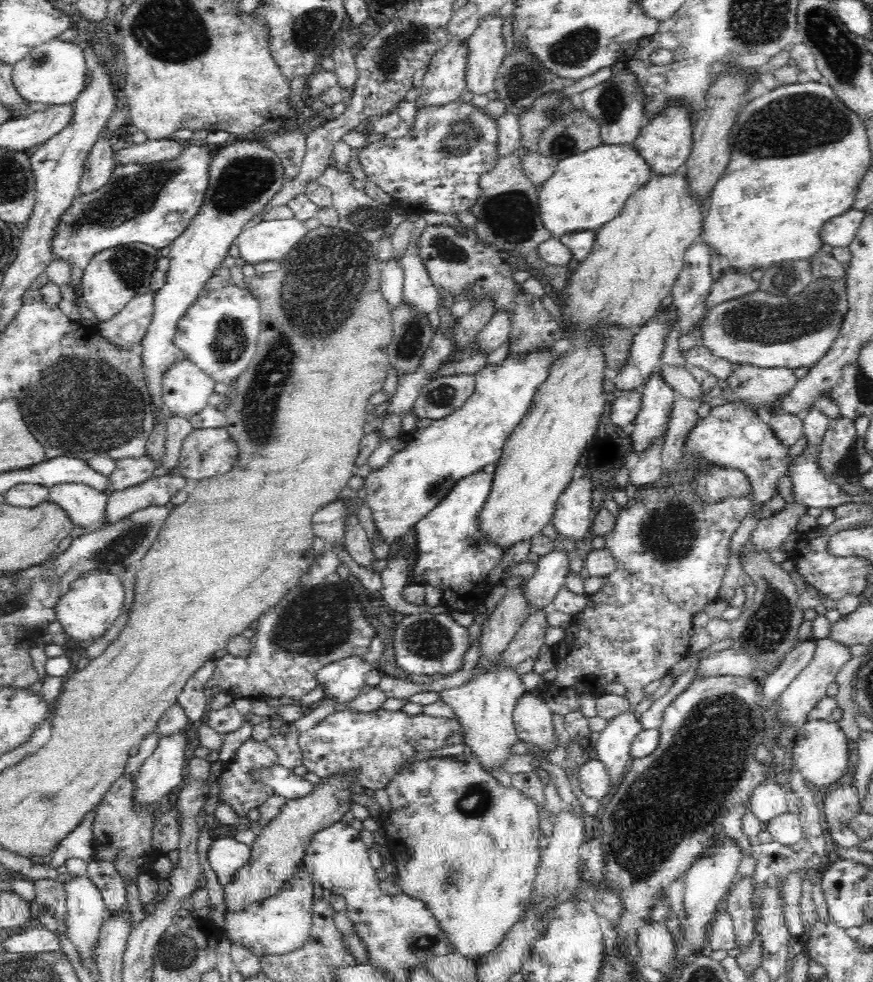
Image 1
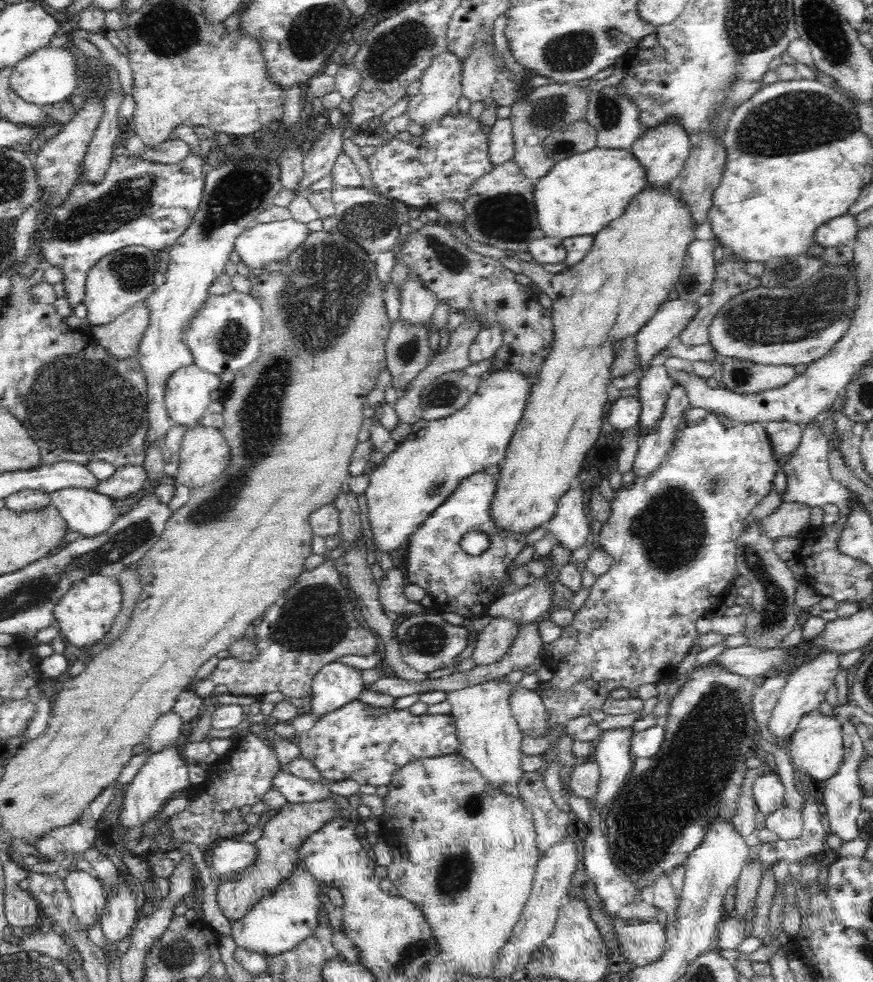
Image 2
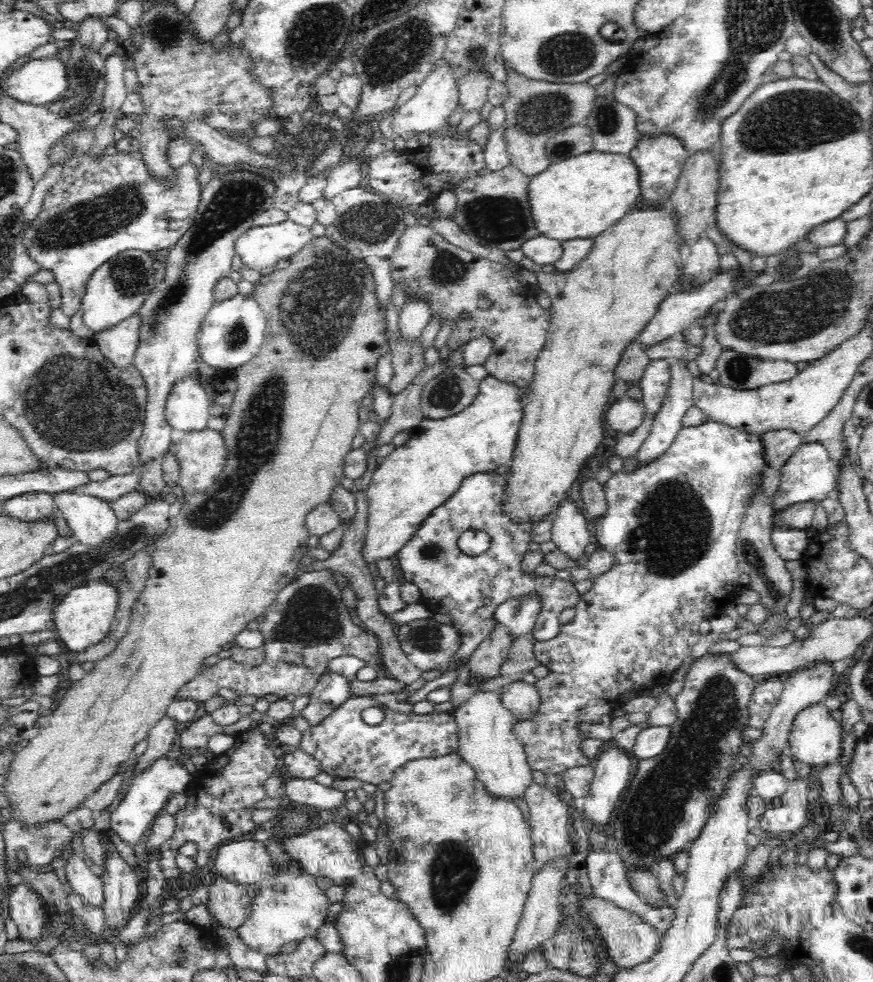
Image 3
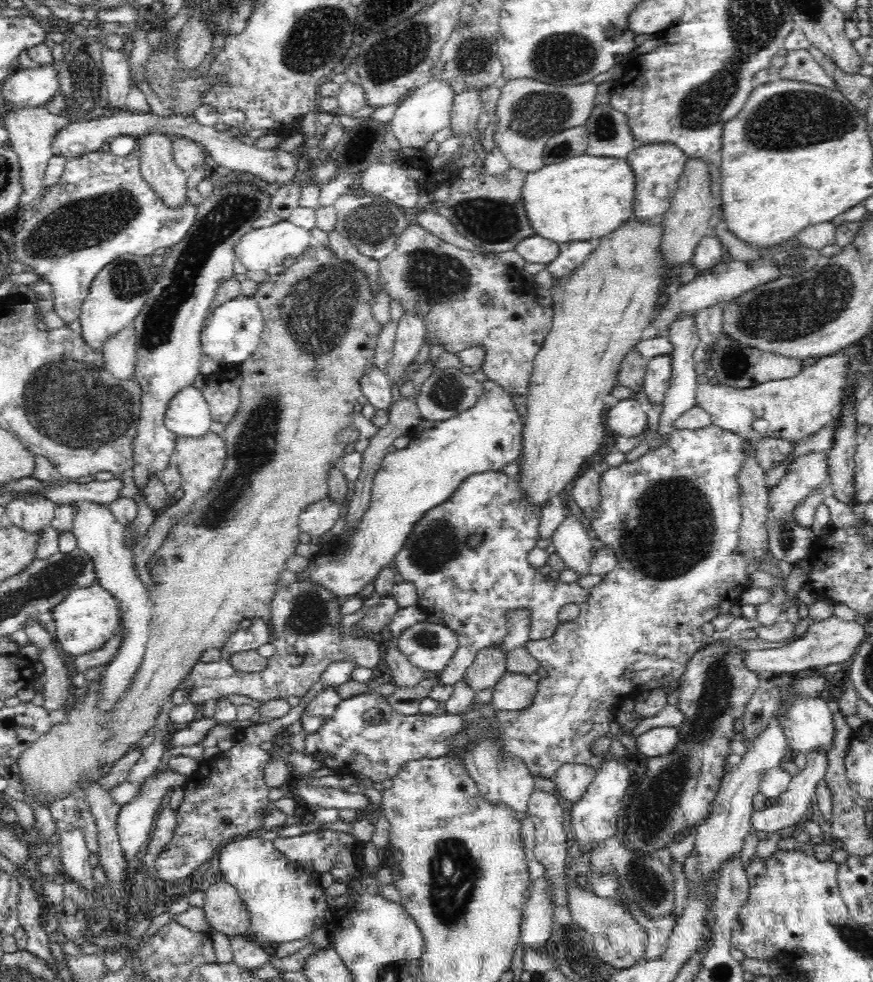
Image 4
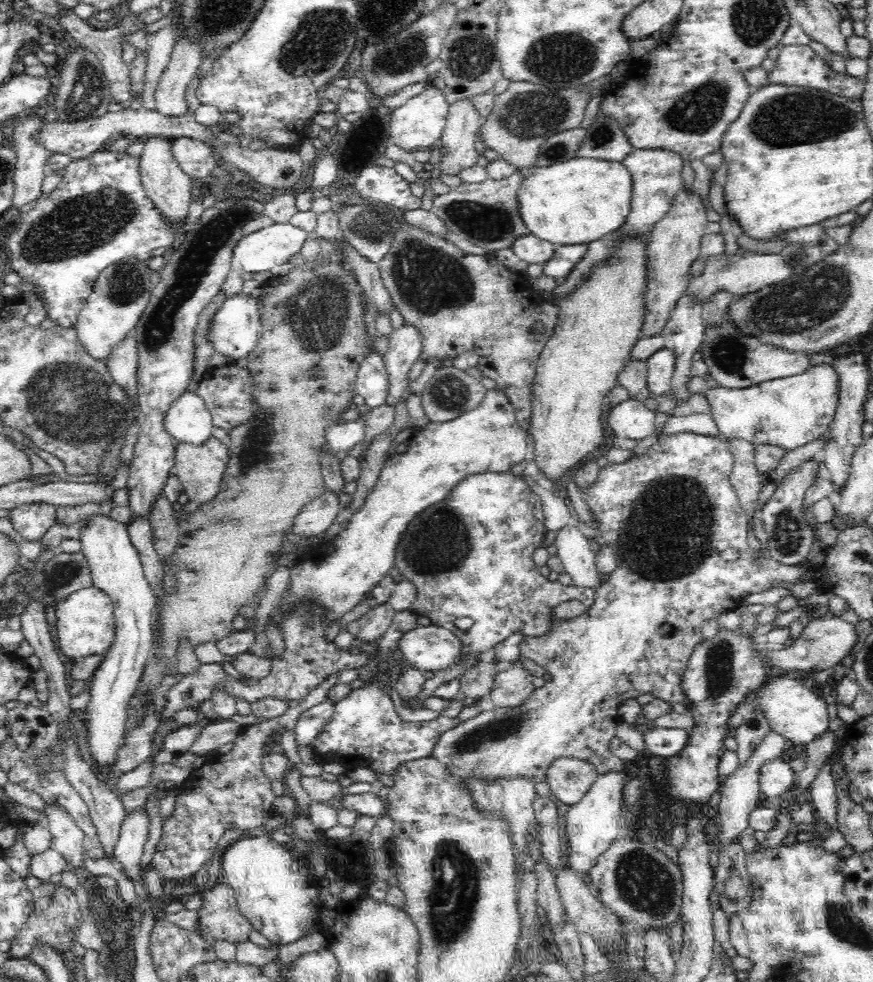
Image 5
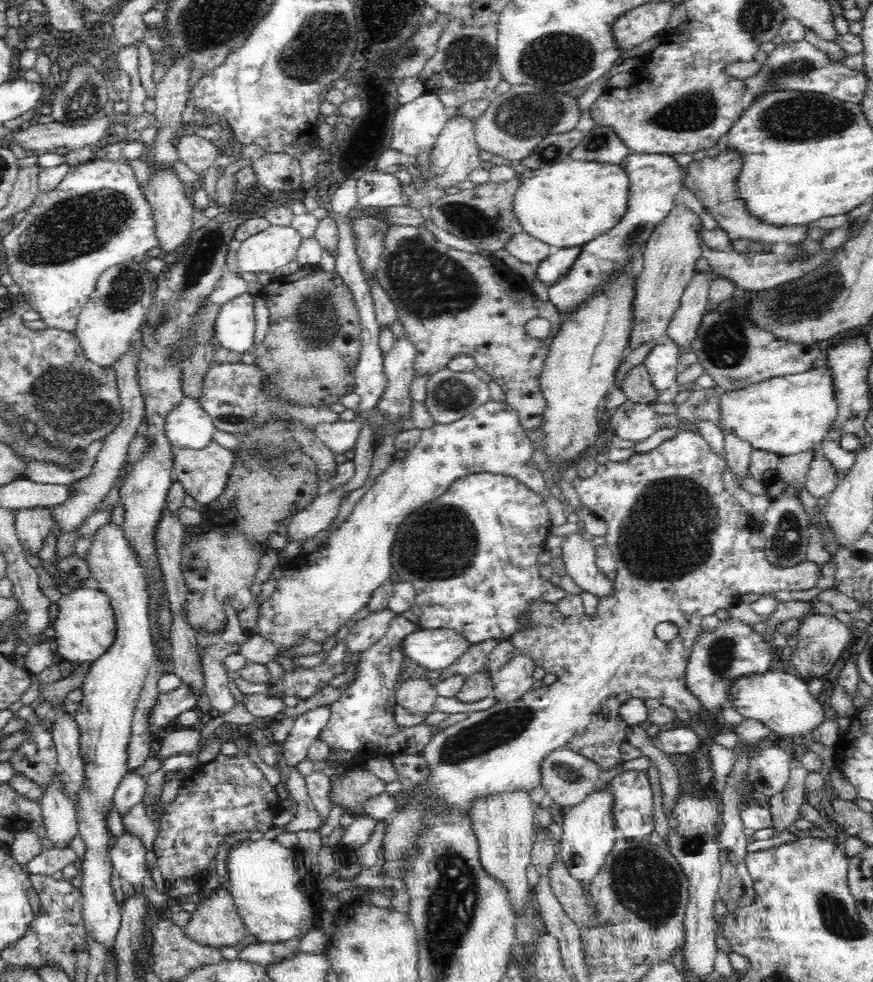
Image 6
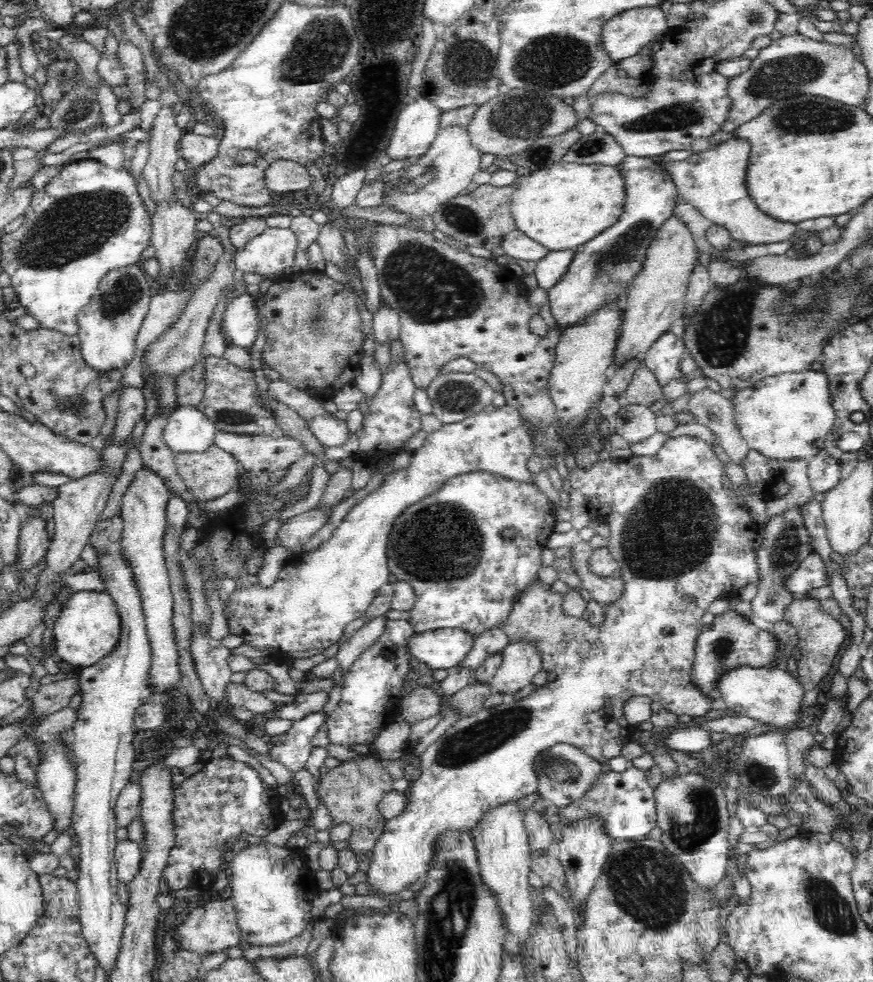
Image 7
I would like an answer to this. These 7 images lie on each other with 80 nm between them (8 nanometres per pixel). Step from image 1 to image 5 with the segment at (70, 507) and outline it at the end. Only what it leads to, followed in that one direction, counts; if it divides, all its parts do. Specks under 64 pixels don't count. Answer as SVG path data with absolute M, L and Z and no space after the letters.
M94 512L82 520L78 540L82 544L81 553L90 566L93 585L110 595L114 603L117 628L114 643L106 651L104 662L91 676L90 700L84 710L76 710L74 715L80 720L90 721L88 742L94 764L100 769L108 768L110 774L116 753L124 744L123 722L129 700L135 693L149 652L153 649L152 614L157 604L151 584L145 578L140 554L130 541L126 524L117 522L110 515Z

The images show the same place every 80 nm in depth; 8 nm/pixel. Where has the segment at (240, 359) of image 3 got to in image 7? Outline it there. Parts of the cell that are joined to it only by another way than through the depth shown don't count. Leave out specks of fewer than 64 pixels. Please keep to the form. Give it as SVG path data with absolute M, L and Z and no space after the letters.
M246 293L232 298L220 318L220 330L227 346L250 348L257 339L257 320L253 296Z

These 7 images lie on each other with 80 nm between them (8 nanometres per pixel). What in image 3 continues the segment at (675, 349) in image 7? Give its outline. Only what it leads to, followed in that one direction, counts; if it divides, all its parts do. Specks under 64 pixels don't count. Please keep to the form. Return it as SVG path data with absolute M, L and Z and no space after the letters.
M654 360L645 368L638 385L642 390L645 416L655 417L666 398L671 380L671 365L666 360Z

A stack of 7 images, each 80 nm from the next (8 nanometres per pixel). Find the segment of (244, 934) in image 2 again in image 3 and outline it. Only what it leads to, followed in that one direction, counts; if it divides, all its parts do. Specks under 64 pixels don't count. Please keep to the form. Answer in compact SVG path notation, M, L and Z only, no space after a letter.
M232 839L222 843L214 858L217 878L235 883L256 883L258 896L249 915L235 929L238 938L250 949L272 956L282 952L290 942L299 943L310 935L318 934L318 928L328 921L326 910L330 905L325 890L316 885L316 877L306 872L298 861L287 870L277 872L277 866L265 853L263 842Z

